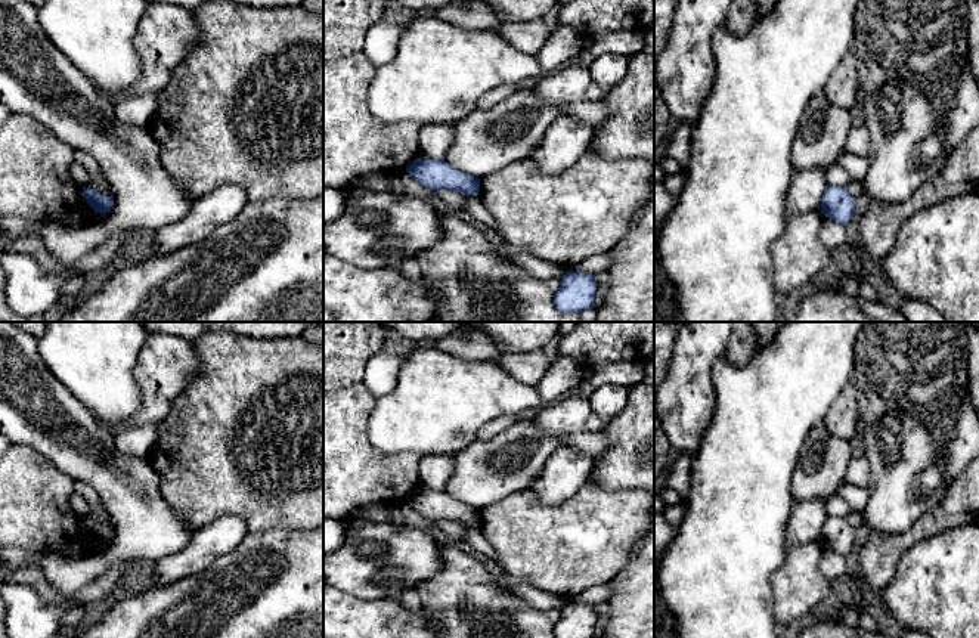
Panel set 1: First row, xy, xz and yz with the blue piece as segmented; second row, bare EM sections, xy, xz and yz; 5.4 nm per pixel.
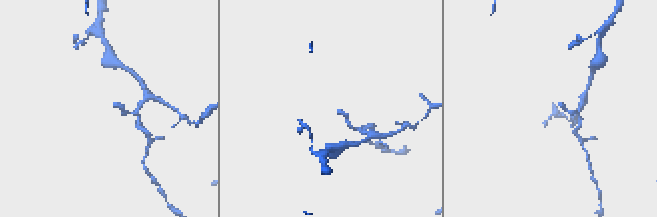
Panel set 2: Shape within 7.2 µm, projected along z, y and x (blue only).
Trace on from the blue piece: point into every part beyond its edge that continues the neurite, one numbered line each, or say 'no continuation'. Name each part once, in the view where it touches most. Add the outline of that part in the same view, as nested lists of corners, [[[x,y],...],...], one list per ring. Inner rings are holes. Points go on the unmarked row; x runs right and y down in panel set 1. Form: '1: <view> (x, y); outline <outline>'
no continuation

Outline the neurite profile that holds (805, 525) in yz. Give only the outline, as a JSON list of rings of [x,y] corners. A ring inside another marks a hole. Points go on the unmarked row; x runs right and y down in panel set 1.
[[[809,499],[794,504],[787,524],[786,549],[803,542],[821,541],[825,517],[824,499]]]

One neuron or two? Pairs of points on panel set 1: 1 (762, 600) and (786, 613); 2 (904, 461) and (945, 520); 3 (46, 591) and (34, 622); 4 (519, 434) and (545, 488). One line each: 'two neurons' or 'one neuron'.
1: two neurons
2: two neurons
3: two neurons
4: two neurons

